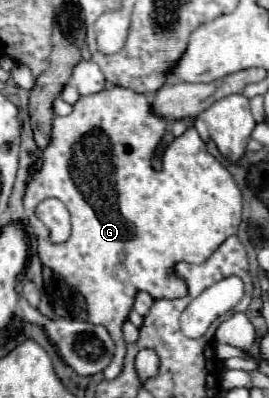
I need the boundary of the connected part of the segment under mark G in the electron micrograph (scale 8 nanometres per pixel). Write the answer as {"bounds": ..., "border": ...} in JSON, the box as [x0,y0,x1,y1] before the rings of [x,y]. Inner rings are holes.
{"bounds":[23,86,241,380],"border":[[[115,86],[93,96],[81,96],[69,116],[53,118],[51,142],[39,152],[39,156],[43,156],[43,166],[25,186],[23,204],[29,226],[37,238],[39,260],[85,296],[89,322],[105,326],[115,342],[115,356],[103,372],[108,380],[116,378],[123,368],[125,340],[121,324],[133,308],[137,290],[145,290],[153,298],[185,296],[187,286],[173,274],[173,264],[179,260],[205,262],[229,236],[237,234],[241,224],[241,190],[229,170],[209,154],[205,142],[193,126],[169,144],[169,150],[165,150],[163,156],[163,170],[153,170],[151,154],[155,152],[165,126],[167,122],[153,114],[149,96],[137,94],[129,88]],[[51,196],[63,200],[73,224],[69,240],[57,246],[49,242],[49,232],[45,232],[45,226],[35,216],[37,202]]]}

